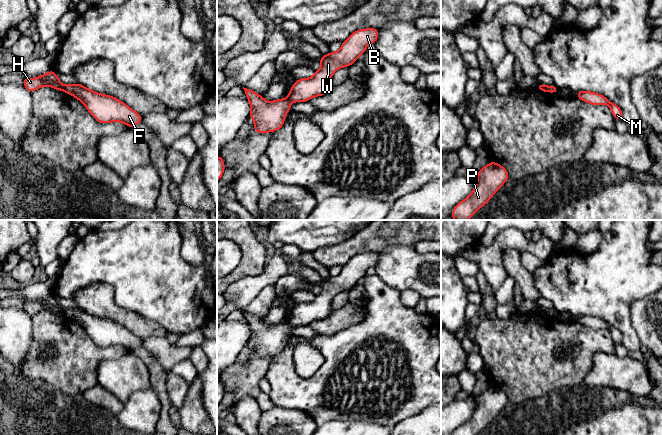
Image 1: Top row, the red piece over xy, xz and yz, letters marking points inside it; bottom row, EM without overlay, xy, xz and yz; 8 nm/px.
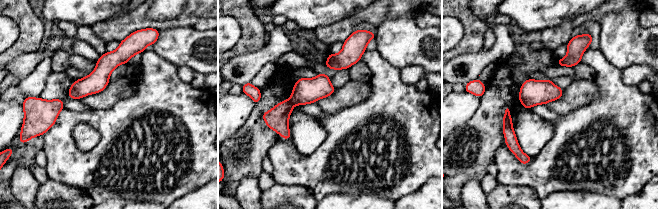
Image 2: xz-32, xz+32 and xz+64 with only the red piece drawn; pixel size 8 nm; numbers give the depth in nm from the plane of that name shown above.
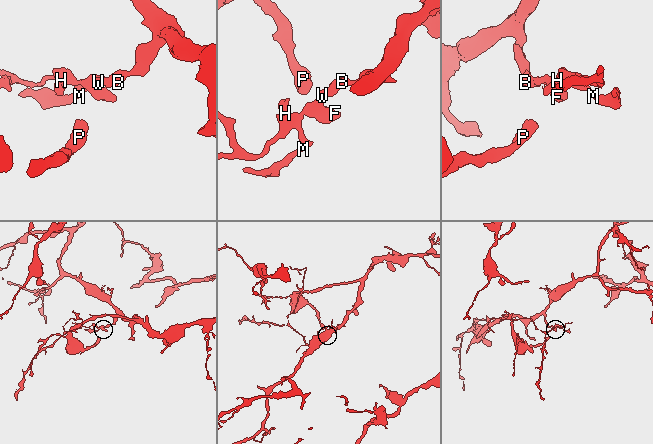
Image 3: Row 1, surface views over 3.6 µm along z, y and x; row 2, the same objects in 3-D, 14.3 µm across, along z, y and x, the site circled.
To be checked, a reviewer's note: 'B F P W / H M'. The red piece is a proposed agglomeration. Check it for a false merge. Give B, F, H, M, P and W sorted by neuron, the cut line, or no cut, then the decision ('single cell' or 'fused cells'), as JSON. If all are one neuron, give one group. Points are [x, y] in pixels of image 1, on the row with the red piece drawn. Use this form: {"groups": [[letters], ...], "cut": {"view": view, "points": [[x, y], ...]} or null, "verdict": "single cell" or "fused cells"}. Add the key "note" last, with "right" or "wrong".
{"groups": [["B", "F", "P", "W"], ["H", "M"]], "cut": {"view": "yz", "points": [[545, 86], [547, 91]]}, "verdict": "fused cells", "note": "right"}

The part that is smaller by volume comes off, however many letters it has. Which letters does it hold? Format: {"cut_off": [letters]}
{"cut_off": ["H", "M"]}

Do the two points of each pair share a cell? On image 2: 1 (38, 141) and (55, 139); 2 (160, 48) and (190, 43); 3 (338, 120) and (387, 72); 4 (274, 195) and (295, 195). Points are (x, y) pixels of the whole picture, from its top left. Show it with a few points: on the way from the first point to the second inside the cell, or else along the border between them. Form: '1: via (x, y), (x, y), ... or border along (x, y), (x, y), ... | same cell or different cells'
1: border along (42, 135), (43, 148) | different cells
2: via (167, 46), (183, 45) | same cell
3: via (354, 120), (385, 88) | same cell
4: via (279, 195), (290, 195) | same cell

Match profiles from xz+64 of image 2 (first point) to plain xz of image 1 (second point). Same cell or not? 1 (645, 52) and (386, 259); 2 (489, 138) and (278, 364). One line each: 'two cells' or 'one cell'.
1: one cell
2: two cells

